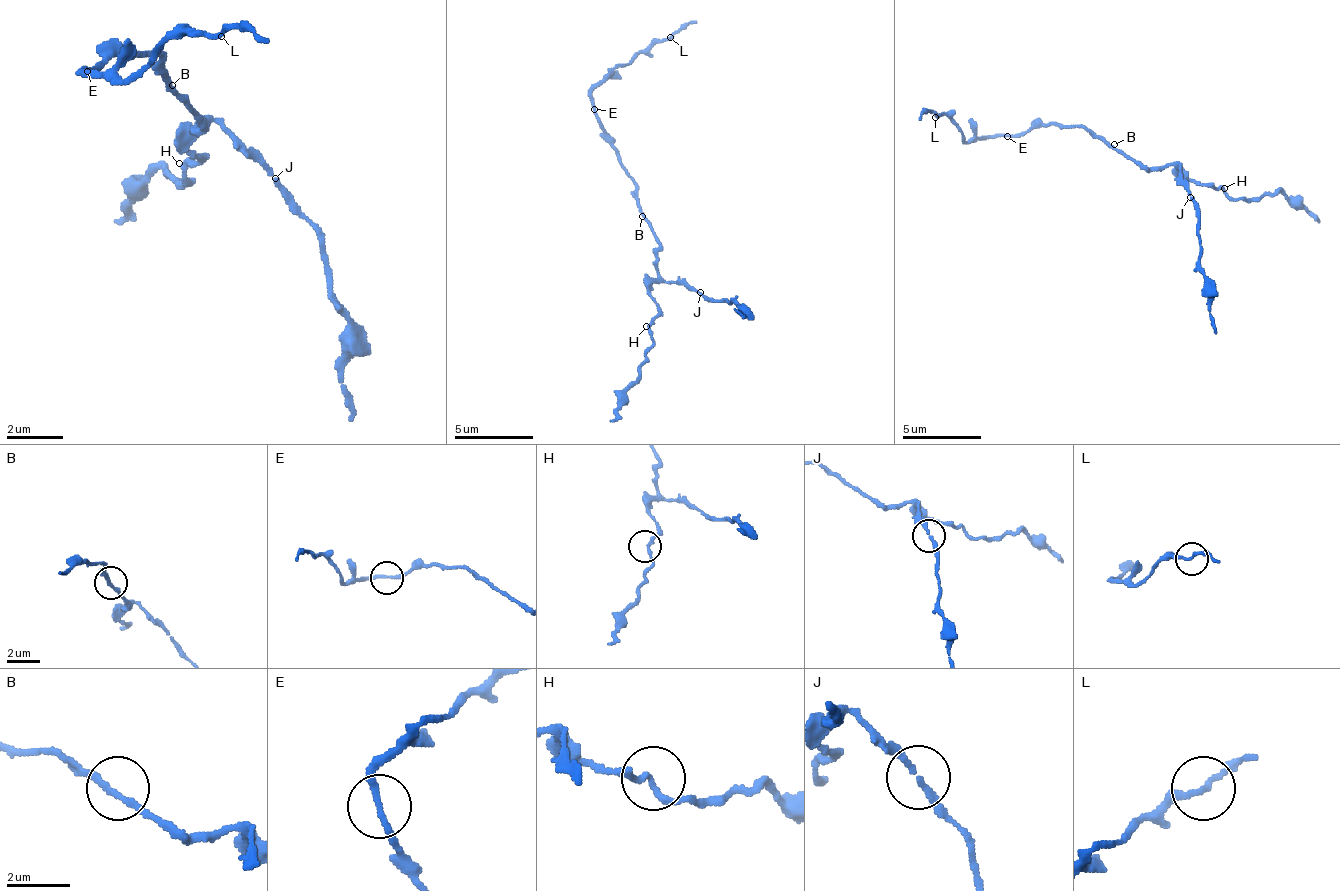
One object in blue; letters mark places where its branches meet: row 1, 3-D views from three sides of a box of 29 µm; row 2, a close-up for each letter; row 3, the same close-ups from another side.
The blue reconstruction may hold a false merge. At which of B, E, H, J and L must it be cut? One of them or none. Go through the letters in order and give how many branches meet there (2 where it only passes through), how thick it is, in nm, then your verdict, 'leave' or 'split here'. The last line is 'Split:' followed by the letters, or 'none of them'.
B: 2 | 180 nm | leave
E: 2 | 190 nm | leave
H: 2 | 180 nm | leave
J: 2 | 190 nm | leave
L: 2 | 180 nm | leave
Split: none of them

